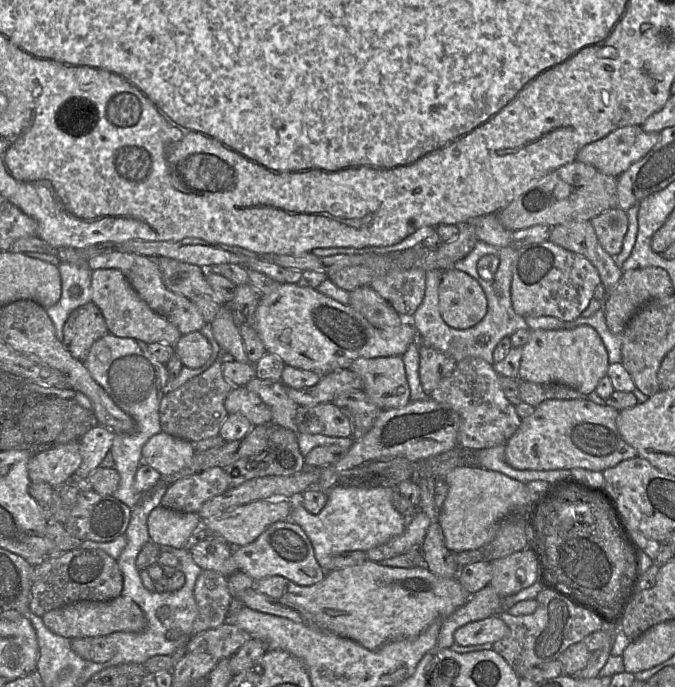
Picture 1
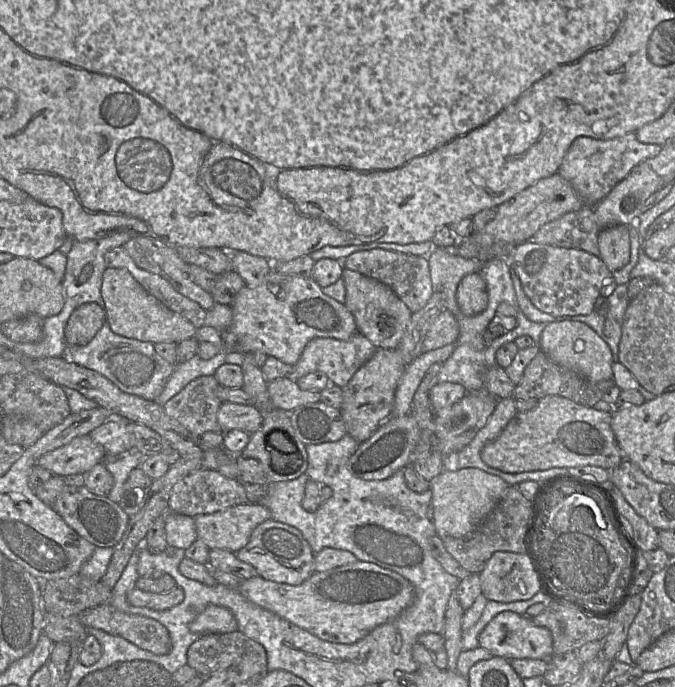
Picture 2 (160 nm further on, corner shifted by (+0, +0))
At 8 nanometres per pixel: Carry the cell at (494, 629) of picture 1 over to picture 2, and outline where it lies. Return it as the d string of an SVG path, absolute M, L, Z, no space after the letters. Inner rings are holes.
M502 612L496 615L480 633L479 646L489 651L493 656L506 660L548 660L553 656L551 632L547 628L534 625L530 618L532 617L520 616L512 612Z

